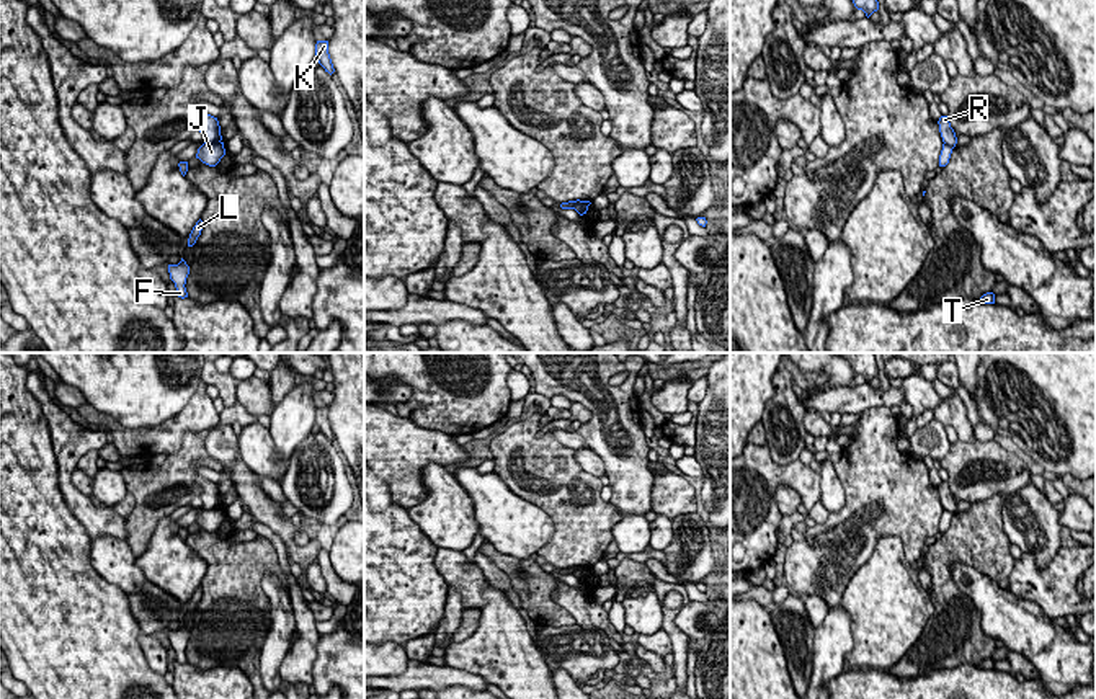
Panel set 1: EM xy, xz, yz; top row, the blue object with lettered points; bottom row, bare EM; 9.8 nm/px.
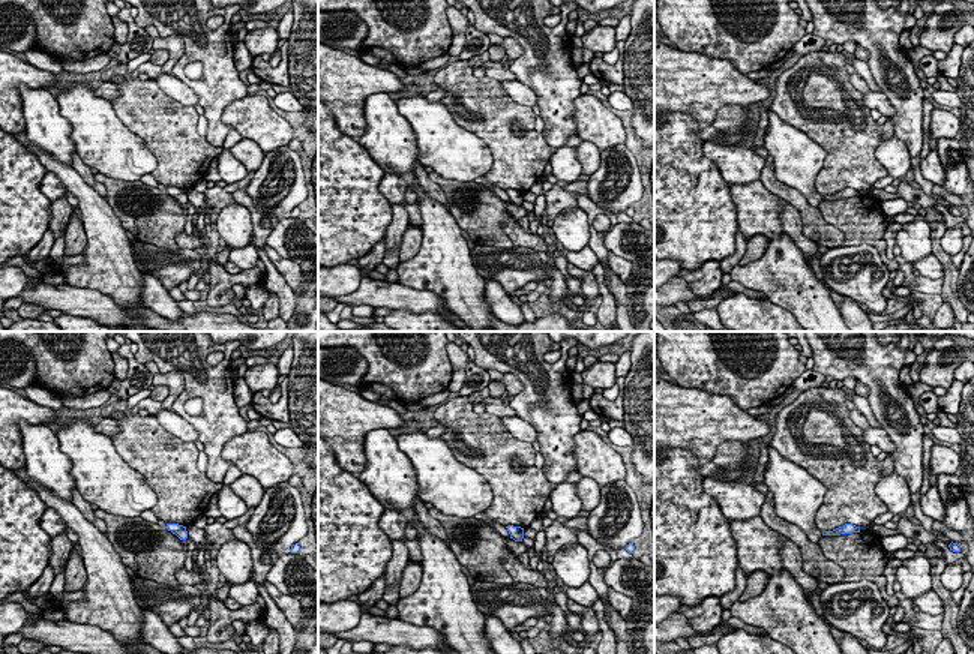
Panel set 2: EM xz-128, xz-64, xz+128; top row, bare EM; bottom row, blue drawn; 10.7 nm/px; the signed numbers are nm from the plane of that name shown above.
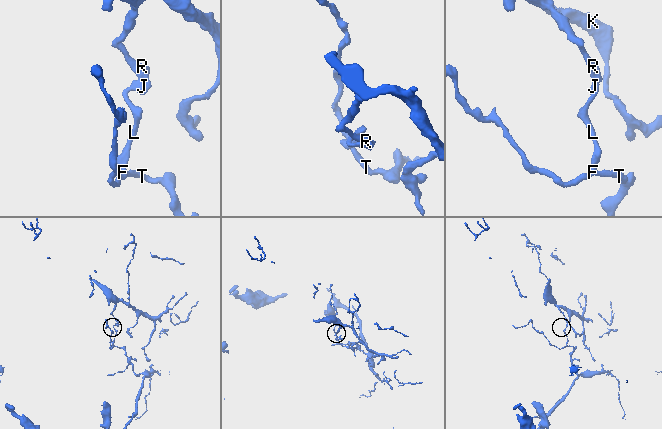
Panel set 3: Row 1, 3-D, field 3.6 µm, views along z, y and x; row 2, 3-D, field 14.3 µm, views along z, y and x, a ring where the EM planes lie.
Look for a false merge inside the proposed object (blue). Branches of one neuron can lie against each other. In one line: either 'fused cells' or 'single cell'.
fused cells

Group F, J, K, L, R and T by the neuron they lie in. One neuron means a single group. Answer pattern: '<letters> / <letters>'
F J L T / K R

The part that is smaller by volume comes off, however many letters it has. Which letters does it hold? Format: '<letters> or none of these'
K, R

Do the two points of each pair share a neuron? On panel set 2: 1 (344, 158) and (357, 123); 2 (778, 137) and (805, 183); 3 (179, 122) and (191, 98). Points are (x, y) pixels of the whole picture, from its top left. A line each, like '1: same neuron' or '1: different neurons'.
1: different neurons
2: same neuron
3: different neurons

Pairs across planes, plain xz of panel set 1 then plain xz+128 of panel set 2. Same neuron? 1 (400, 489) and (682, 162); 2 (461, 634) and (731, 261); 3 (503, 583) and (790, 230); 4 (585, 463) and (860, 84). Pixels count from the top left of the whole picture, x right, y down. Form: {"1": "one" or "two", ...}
{"1": "two", "2": "two", "3": "one", "4": "two"}

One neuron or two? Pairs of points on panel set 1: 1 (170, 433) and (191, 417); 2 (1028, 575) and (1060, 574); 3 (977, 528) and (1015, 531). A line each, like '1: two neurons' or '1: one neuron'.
1: one neuron
2: one neuron
3: two neurons

